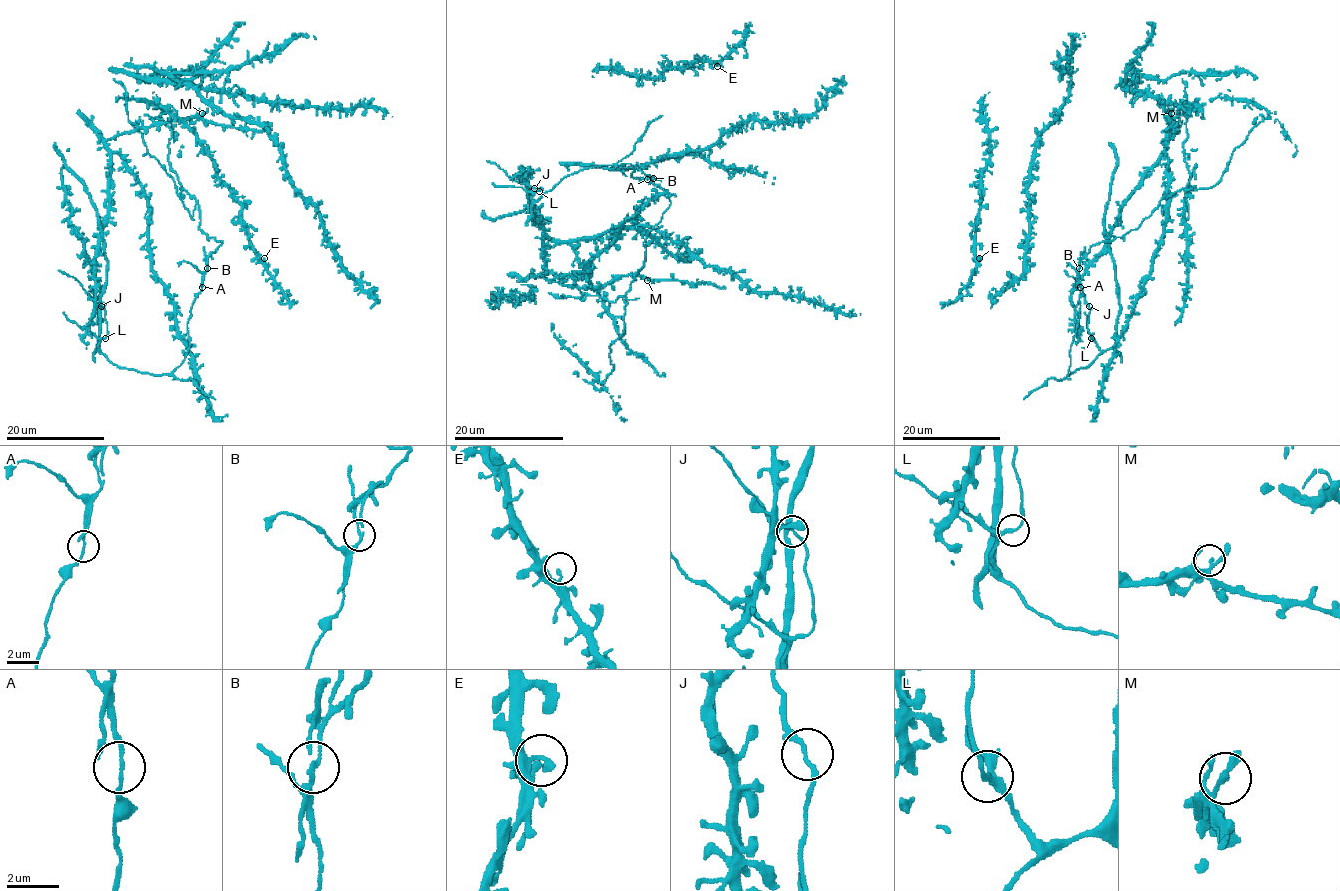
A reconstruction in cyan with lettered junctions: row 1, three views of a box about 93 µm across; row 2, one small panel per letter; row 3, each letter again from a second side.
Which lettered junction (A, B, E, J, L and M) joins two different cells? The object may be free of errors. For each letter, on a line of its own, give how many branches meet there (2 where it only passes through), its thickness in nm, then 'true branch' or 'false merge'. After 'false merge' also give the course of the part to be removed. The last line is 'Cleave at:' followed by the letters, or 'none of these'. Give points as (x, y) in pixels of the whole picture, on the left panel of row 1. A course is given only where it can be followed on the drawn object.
A: branches 2; calibre 130 nm; true branch
B: branches 2; calibre 140 nm; false merge; course (207, 268), (223, 242), (198, 227), (199, 205), (168, 157), (171, 129), (149, 116), (136, 124)
E: branches 1; calibre 200 nm; true branch
J: branches 2; calibre 150 nm; true branch
L: branches 2; calibre 200 nm; true branch
M: branches 2; calibre 150 nm; true branch
Cleave at: B

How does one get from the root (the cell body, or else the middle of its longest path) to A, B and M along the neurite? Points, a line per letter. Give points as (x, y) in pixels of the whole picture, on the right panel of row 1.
A: (1146, 171), (1108, 238), (1119, 304), (1116, 343), (1087, 367), (1068, 374), (1080, 287)
B: (1146, 171), (1108, 238), (1119, 304), (1116, 343), (1087, 367), (1068, 374), (1069, 350), (1079, 319), (1079, 268)
M: (1146, 171), (1159, 158), (1177, 129), (1166, 118), (1171, 113)

